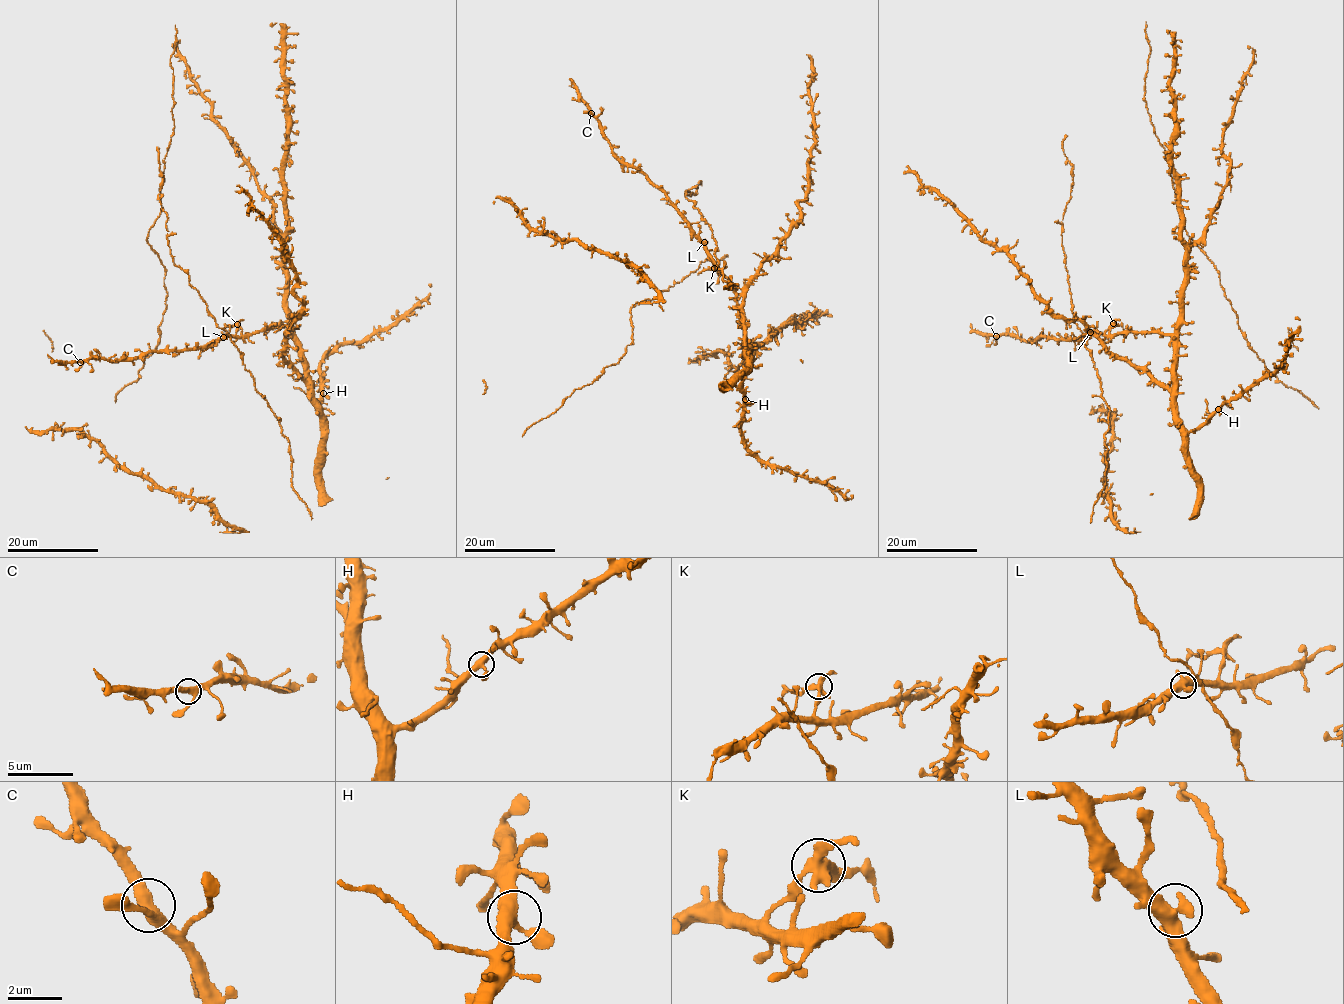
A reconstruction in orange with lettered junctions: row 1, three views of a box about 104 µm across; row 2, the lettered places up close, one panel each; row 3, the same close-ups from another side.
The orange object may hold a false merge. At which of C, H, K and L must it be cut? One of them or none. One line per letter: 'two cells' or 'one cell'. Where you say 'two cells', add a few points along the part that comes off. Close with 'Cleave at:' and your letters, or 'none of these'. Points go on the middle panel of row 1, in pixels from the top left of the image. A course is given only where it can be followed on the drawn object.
C: one cell
H: one cell
K: two cells; course (714, 267), (698, 275)
L: one cell
Cleave at: K

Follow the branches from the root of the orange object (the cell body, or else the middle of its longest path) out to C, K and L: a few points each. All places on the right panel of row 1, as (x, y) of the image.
C: (1187, 279), (1184, 322), (1174, 333), (1117, 332), (1028, 341), (996, 336)
K: (1187, 279), (1184, 290), (1184, 322), (1174, 333), (1110, 334), (1113, 323)
L: (1187, 279), (1184, 290), (1184, 322), (1174, 333), (1117, 332), (1114, 336), (1090, 332)

